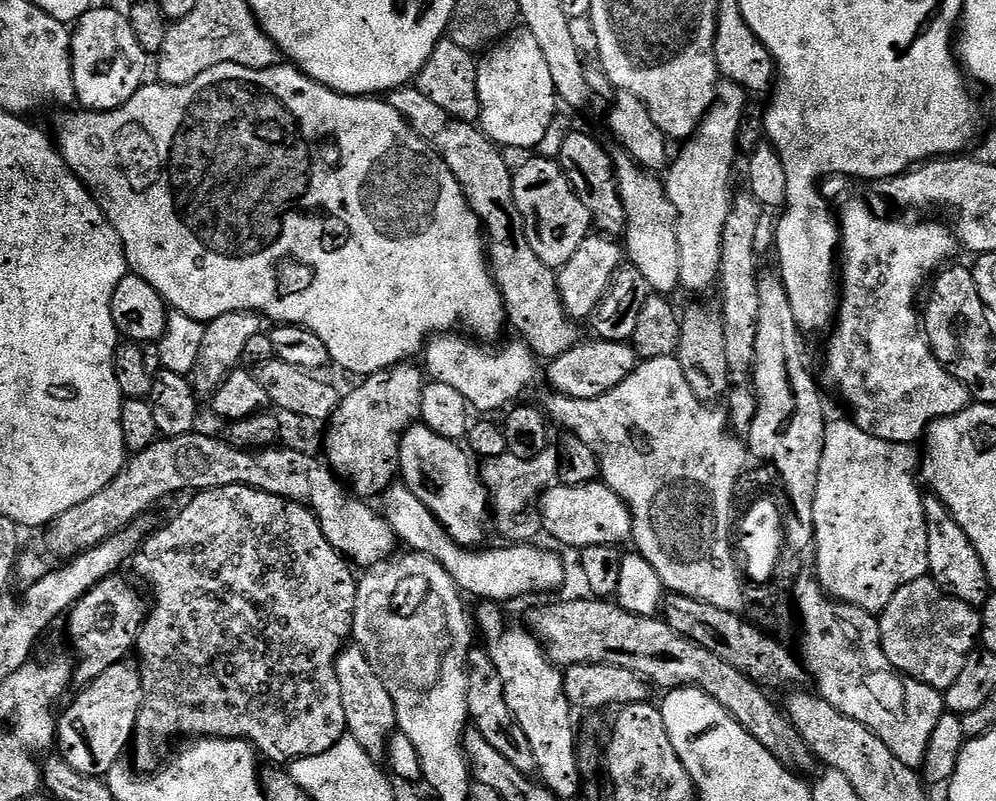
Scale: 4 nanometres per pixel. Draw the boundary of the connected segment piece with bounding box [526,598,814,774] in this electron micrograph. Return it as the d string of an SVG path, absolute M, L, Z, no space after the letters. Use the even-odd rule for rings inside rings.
M608 598L587 599L588 600L564 600L561 604L548 604L545 608L538 609L537 612L526 621L527 627L530 629L532 635L543 644L545 652L548 653L548 659L551 660L553 664L559 666L561 669L569 668L575 664L613 664L614 666L622 666L626 670L634 670L639 676L644 677L649 685L656 687L657 684L658 687L664 688L663 690L671 690L673 688L701 688L706 694L713 696L715 700L751 734L751 736L758 738L758 742L762 742L762 746L766 746L766 750L770 750L770 754L774 754L783 764L791 766L797 773L808 774L804 772L810 771L812 764L814 765L812 751L806 746L806 742L798 734L798 730L795 726L788 721L787 715L785 715L781 709L780 712L776 709L775 702L768 697L771 695L769 695L765 689L761 688L757 681L746 678L746 674L742 674L742 670L734 670L734 666L722 662L722 658L718 658L718 654L710 654L710 650L706 650L706 646L698 646L698 642L690 642L690 638L682 638L682 634L675 632L663 618L657 618L656 616L639 616L638 613L626 610L620 603L613 602Z

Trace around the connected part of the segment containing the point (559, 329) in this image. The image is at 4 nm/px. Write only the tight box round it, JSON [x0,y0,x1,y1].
[389,86,581,358]

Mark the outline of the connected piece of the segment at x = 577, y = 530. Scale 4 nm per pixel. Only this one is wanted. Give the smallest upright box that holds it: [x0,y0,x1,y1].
[538,482,632,550]

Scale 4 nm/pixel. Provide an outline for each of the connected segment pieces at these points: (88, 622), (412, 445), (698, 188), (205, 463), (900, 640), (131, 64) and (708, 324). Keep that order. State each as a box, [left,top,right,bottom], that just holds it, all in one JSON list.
[[67,574,150,685],[400,422,490,546],[664,79,750,292],[47,431,397,570],[879,578,980,690],[71,6,150,112],[675,304,734,402]]

